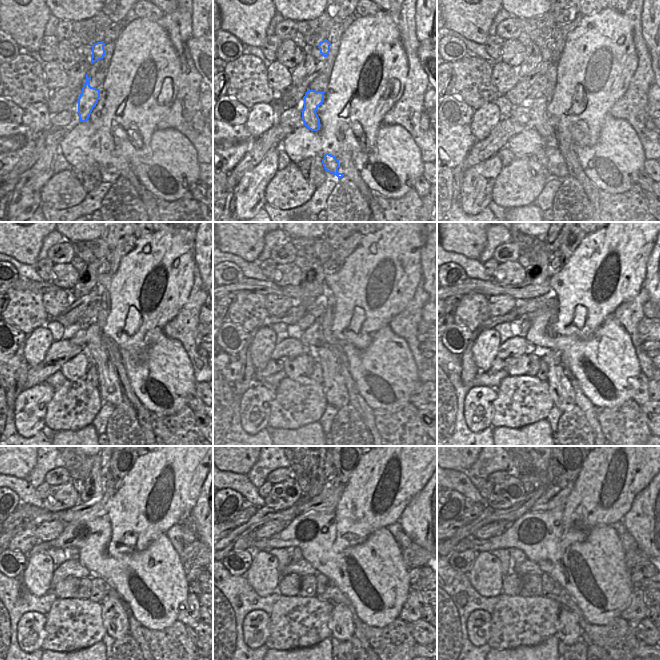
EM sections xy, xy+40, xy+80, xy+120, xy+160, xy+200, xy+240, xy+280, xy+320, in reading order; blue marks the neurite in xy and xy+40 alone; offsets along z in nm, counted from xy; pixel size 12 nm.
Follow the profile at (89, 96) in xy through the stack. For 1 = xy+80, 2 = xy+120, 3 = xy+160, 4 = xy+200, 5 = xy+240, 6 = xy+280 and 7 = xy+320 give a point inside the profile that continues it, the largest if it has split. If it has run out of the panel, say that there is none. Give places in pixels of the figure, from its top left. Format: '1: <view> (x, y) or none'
1: xy+80 (537, 116)
2: xy+120 (110, 392)
3: xy+160 (335, 390)
4: xy+200 (562, 394)
5: xy+240 (114, 613)
6: xy+280 (340, 623)
7: xy+320 (568, 631)

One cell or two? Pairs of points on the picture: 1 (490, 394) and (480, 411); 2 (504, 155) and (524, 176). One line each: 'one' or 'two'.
1: one
2: two

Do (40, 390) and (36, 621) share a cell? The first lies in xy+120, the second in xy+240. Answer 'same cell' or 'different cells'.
same cell

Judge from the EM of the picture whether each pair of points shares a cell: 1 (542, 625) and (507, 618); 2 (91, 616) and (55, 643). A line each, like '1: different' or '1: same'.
1: same
2: same

